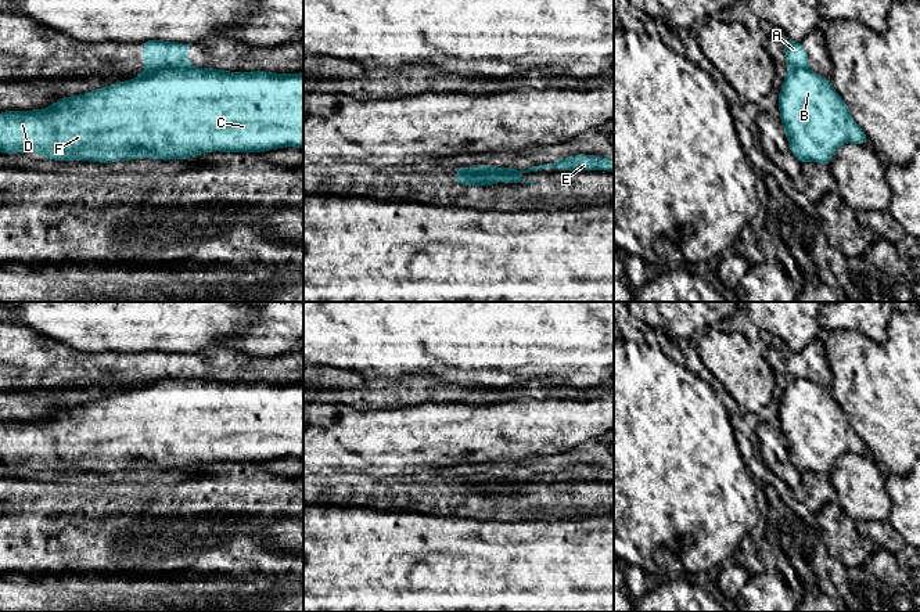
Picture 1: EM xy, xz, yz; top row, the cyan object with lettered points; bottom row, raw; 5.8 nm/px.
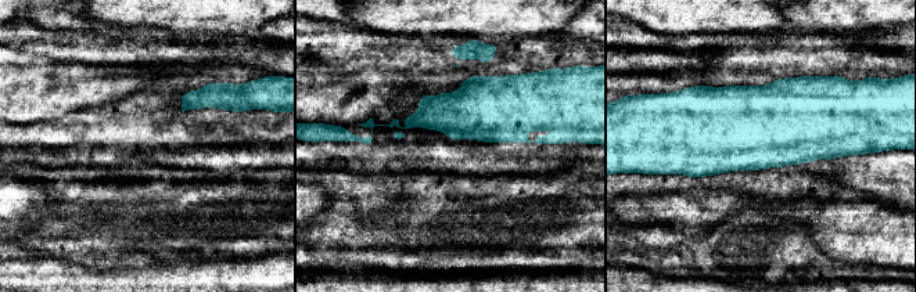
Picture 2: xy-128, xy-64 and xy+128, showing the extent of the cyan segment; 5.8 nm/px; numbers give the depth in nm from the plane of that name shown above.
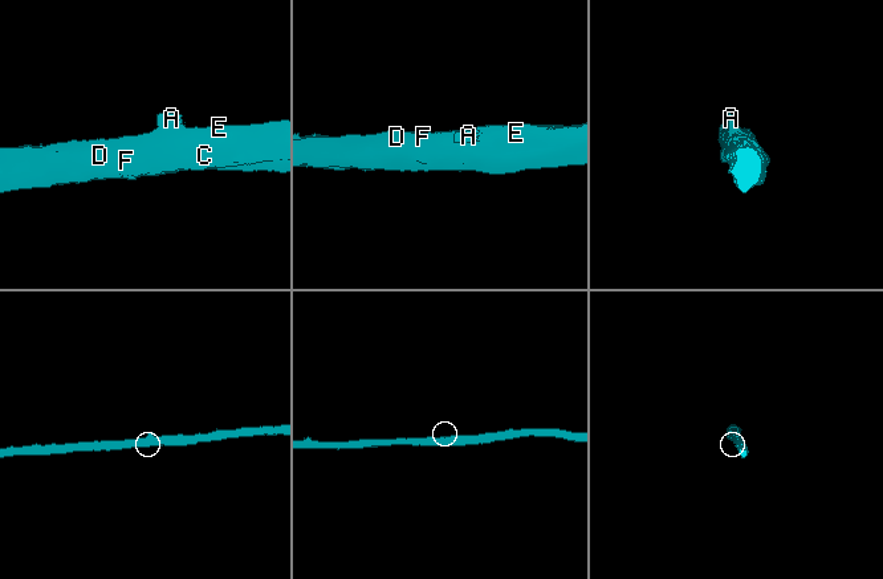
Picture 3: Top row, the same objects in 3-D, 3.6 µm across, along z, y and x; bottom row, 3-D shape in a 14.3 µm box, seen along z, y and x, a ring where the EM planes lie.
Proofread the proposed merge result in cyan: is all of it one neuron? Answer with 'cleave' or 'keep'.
cleave

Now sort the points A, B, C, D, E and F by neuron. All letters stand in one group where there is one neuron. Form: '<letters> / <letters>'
A / B C D E F

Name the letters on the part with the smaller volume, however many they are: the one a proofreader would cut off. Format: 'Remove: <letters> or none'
Remove: A

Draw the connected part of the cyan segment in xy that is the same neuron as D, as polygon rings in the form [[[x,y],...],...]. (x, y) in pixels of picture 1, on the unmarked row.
[[[144,381],[132,390],[62,407],[43,420],[0,424],[0,462],[32,460],[54,471],[183,471],[211,461],[258,464],[284,457],[303,458],[303,382]]]

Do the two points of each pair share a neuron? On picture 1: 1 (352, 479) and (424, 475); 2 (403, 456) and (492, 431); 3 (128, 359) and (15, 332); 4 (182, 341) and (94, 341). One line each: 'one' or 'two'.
1: one
2: one
3: one
4: one

